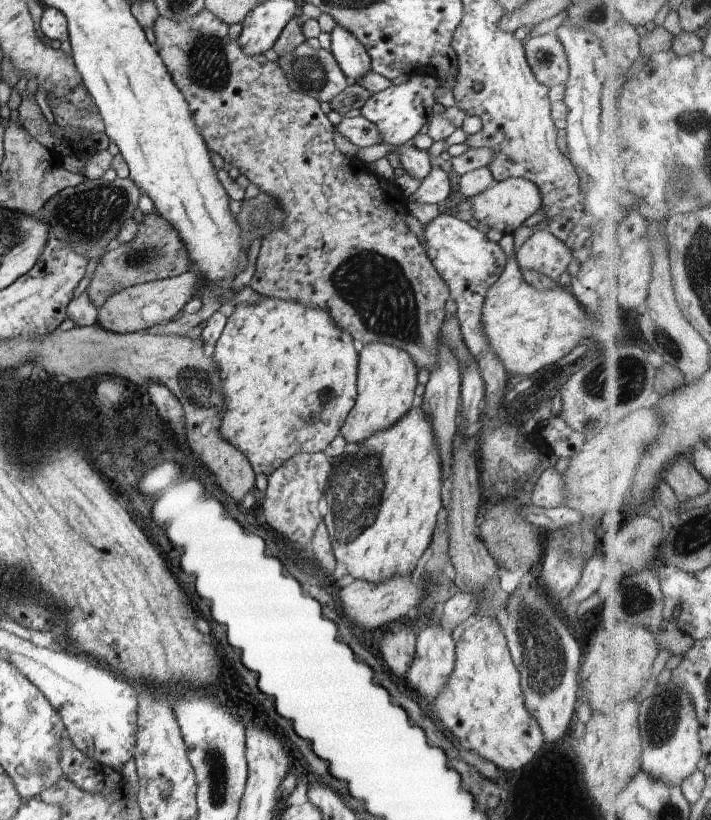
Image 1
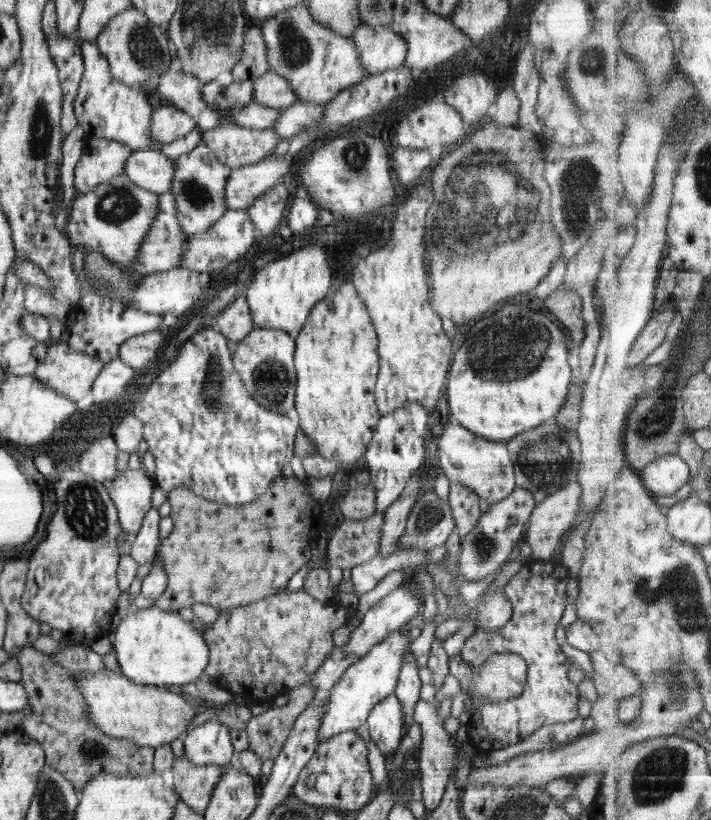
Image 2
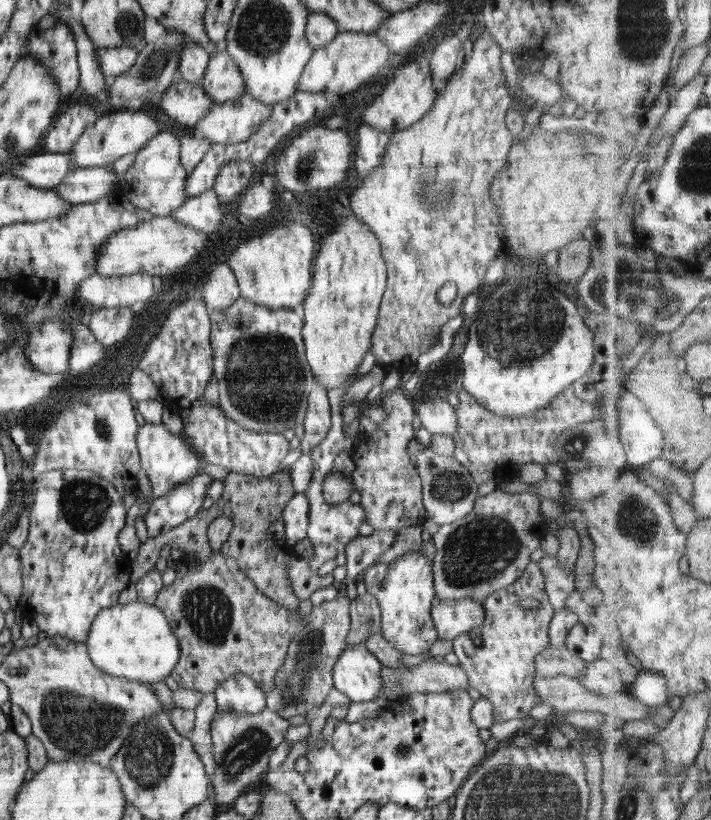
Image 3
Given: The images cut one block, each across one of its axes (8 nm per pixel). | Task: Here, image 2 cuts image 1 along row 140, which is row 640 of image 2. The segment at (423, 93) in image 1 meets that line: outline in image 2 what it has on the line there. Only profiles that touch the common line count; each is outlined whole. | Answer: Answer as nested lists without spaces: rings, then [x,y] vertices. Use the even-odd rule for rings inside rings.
[[[403,624],[382,642],[372,645],[371,650],[364,657],[360,657],[360,660],[357,660],[355,664],[352,664],[342,674],[342,678],[334,684],[328,704],[323,705],[324,716],[322,716],[320,730],[318,730],[319,743],[339,733],[357,731],[360,727],[366,726],[368,715],[374,706],[378,702],[384,701],[389,695],[395,694],[402,662],[404,662],[404,654],[410,650],[410,644],[412,644],[412,639],[406,637],[409,631],[405,626],[406,624]]]

